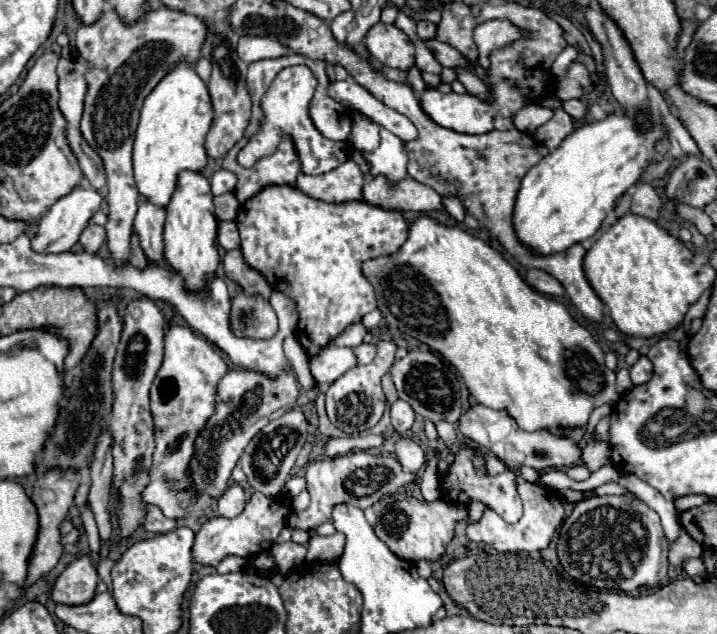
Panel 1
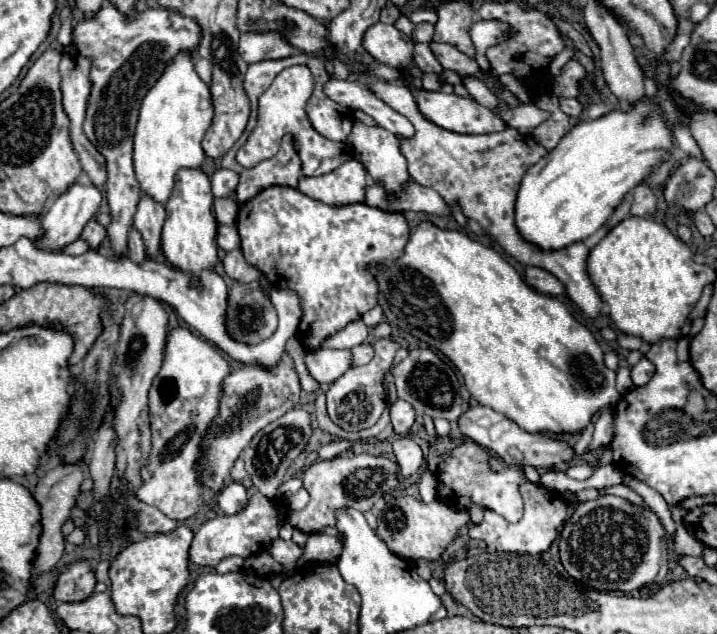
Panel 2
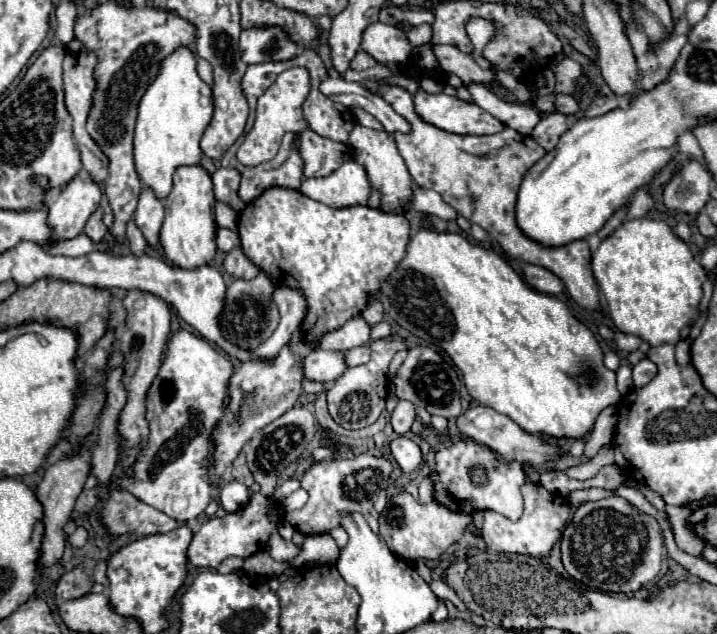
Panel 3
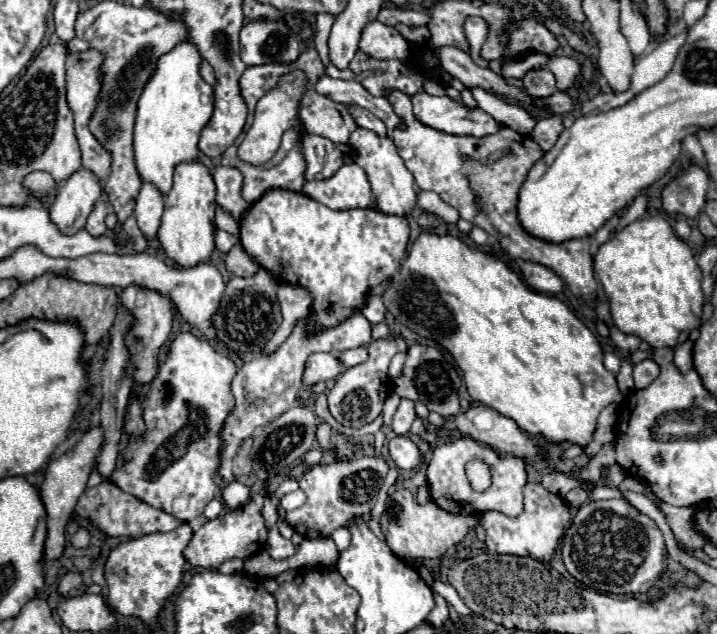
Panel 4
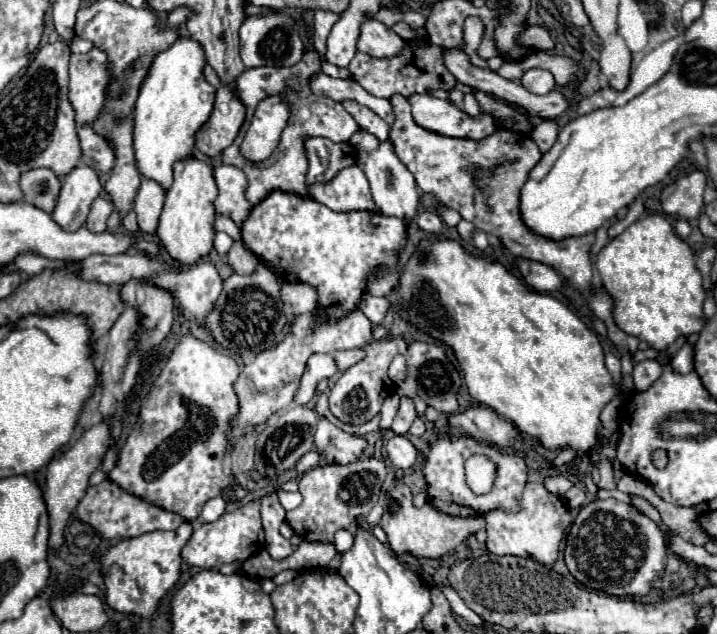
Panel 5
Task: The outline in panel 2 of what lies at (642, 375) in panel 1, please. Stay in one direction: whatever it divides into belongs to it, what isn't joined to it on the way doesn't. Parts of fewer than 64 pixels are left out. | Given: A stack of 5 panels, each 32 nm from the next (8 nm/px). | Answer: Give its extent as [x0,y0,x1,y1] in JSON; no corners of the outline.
[632,358,654,386]

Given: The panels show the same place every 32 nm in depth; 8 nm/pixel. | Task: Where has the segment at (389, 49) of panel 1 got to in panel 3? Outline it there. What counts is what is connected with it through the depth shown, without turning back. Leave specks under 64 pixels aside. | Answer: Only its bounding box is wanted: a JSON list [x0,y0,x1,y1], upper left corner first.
[362,22,412,66]

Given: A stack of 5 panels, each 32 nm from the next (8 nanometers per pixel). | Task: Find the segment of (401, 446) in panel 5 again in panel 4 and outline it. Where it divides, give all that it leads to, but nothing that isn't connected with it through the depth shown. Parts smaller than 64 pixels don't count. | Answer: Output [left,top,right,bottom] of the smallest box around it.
[388,436,422,472]

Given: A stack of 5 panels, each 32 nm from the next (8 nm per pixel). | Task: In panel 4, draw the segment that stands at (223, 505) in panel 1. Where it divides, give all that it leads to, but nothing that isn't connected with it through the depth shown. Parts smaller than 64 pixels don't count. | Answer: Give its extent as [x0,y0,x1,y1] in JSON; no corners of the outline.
[222,482,250,510]

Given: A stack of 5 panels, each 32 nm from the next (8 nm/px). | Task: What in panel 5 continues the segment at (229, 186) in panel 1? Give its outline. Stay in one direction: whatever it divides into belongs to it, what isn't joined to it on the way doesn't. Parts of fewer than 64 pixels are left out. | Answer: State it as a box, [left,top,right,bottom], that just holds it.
[214,166,252,226]

